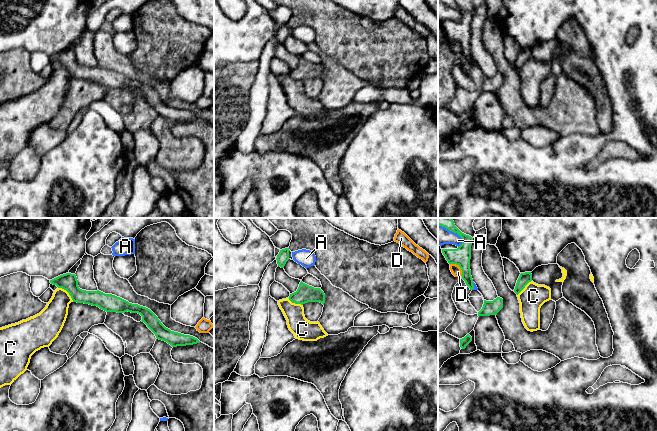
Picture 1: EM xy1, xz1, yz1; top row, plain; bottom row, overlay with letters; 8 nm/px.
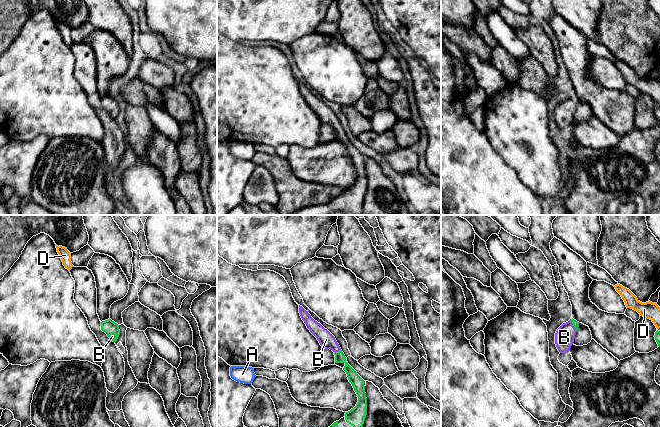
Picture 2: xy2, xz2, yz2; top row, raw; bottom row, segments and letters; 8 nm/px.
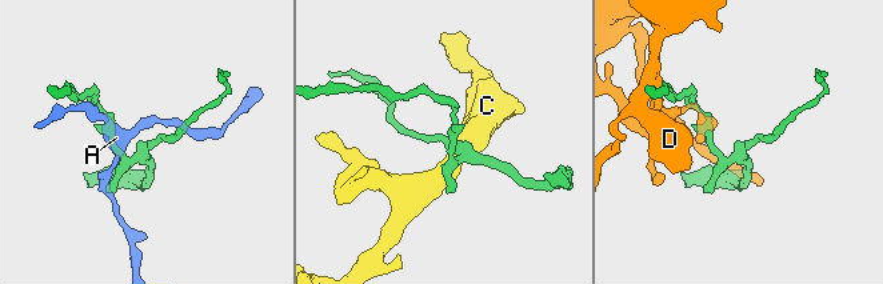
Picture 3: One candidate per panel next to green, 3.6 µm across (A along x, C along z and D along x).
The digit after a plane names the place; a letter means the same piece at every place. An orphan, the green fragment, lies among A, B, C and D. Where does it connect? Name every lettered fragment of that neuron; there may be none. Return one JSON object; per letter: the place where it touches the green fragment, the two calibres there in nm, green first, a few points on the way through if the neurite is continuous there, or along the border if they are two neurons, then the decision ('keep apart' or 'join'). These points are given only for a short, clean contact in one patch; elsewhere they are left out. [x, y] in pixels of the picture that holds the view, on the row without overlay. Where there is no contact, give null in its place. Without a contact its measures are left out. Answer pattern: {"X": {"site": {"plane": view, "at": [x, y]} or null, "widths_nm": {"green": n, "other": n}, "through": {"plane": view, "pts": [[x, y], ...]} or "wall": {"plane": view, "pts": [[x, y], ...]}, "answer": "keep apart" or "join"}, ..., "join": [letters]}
{"A": {"site": {"plane": "yz1", "at": [452, 7]}, "widths_nm": {"green": 150, "other": 150}, "answer": "keep apart"}, "B": {"site": {"plane": "xz2", "at": [337, 128]}, "widths_nm": {"green": 90, "other": 120}, "through": {"plane": "xz2", "pts": [[353, 153], [346, 139], [337, 128], [326, 115]]}, "answer": "join"}, "C": {"site": {"plane": "xy1", "at": [67, 67]}, "widths_nm": {"green": 140, "other": 200}, "wall": {"plane": "xy1", "pts": [[58, 63], [65, 66], [73, 77]]}, "answer": "keep apart"}, "D": {"site": {"plane": "yz1", "at": [459, 42]}, "widths_nm": {"green": 150, "other": 80}, "answer": "keep apart"}, "join": ["B"]}

